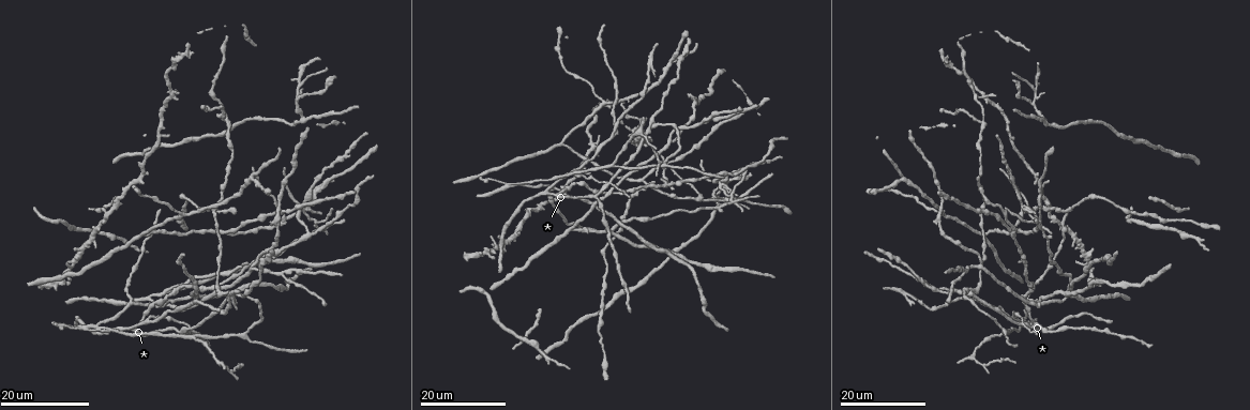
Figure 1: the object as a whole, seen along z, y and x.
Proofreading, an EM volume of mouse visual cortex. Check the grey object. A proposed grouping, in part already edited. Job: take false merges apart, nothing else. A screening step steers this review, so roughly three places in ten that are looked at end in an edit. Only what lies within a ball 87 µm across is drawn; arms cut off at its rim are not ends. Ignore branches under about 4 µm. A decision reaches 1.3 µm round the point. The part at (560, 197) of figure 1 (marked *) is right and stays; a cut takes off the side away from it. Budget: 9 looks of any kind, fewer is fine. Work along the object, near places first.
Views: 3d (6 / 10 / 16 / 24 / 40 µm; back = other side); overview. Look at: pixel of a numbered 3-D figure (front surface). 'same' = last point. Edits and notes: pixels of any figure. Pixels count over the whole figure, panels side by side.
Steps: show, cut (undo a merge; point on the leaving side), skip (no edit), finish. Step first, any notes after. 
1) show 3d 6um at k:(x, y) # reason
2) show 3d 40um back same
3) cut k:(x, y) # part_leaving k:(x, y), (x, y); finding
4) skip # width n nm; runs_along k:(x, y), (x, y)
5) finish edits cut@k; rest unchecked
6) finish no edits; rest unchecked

show 3d 24um at 1:(1021, 322) # four or more arms meet

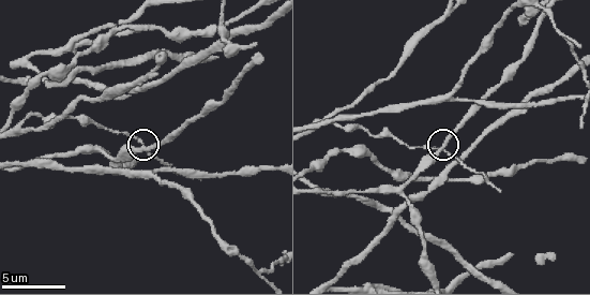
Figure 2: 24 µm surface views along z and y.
show 3d 10um at 2:(142, 144)

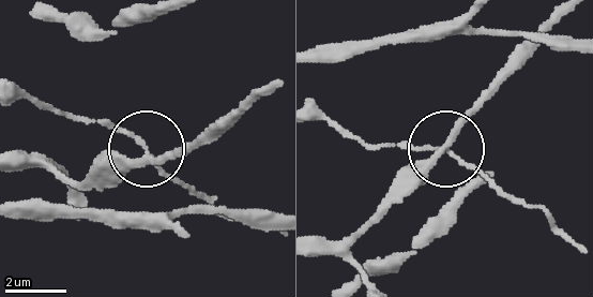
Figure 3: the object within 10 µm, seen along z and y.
skip # runs_along 3:(319, 239), (358, 232), (444, 149), (375, 147); all the same neuron

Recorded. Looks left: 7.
show 3d 16um at 1:(604, 103) # arms part here

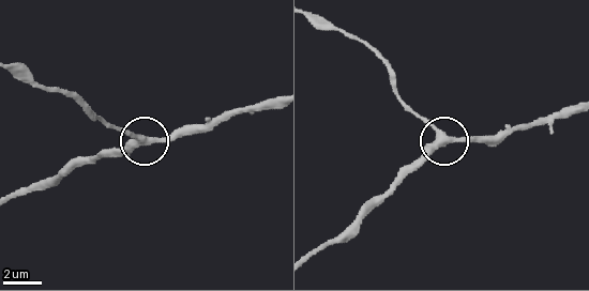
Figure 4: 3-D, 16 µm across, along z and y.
show 3d 6um at 4:(143, 138)

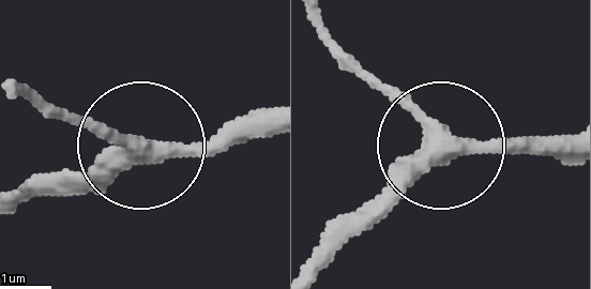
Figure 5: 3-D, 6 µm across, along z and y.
show 3d 6um back at 5:(139, 147)

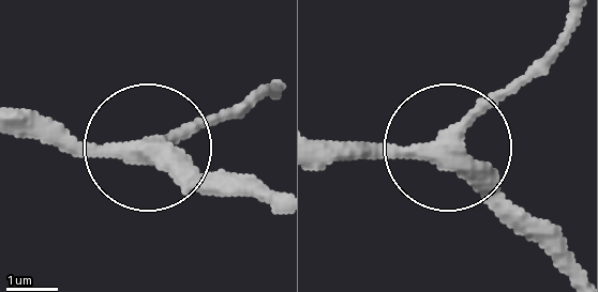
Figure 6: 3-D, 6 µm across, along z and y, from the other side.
skip # side_arm 33 um; runs_along 6:(577, 269), (457, 146), (547, 56); all the same neuron

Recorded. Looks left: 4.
show 3d 16um at 1:(283, 218) # three arms meet

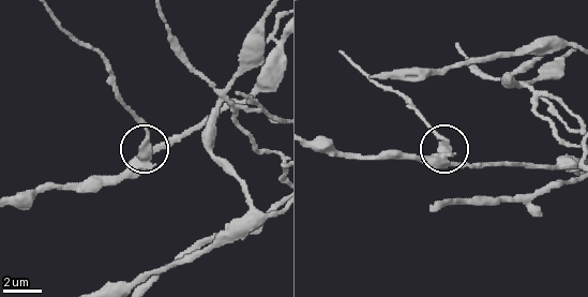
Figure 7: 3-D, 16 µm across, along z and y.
show 3d 6um at 7:(439, 150)

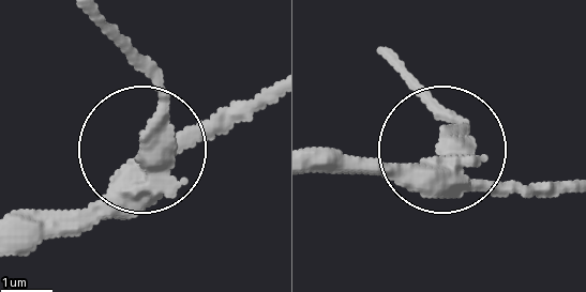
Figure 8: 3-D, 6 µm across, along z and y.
cut 8:(161, 114) # arms 3; part_leaving 8:(158, 177), (149, 79), (106, 28); two neurons meet here

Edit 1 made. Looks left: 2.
finish edits cut@8; rest unchecked

